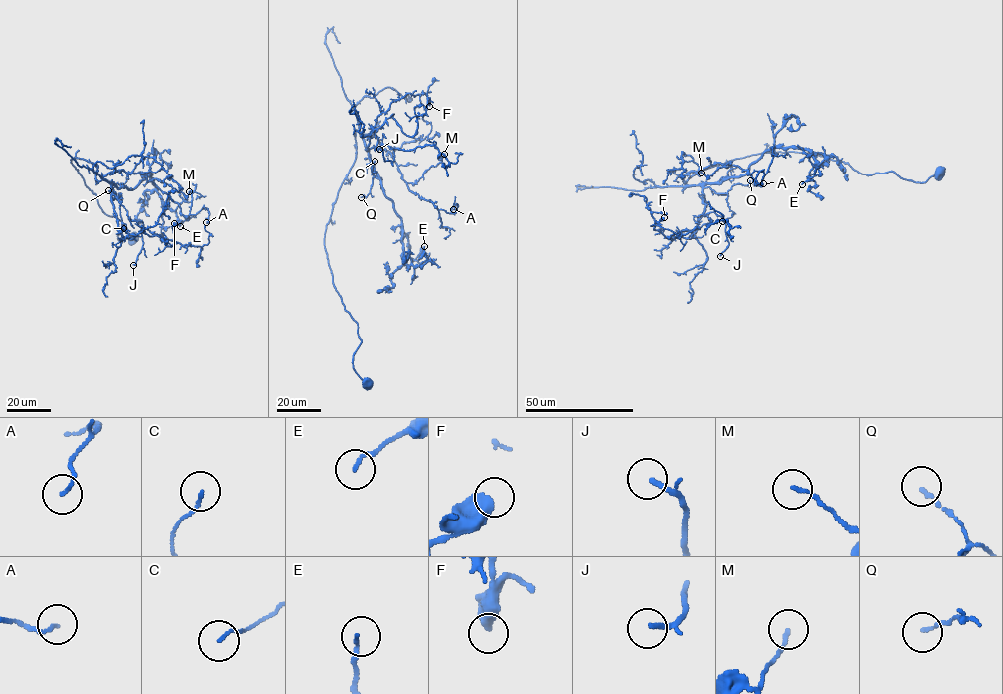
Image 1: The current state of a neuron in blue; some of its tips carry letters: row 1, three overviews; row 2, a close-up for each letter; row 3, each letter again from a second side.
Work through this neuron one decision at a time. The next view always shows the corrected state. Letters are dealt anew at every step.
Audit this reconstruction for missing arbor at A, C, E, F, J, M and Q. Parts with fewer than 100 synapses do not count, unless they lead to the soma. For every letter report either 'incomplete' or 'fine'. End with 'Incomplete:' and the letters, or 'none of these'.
A: fine
C: fine
E: fine
F: fine
J: fine
M: fine
Q: fine
Incomplete: none of these

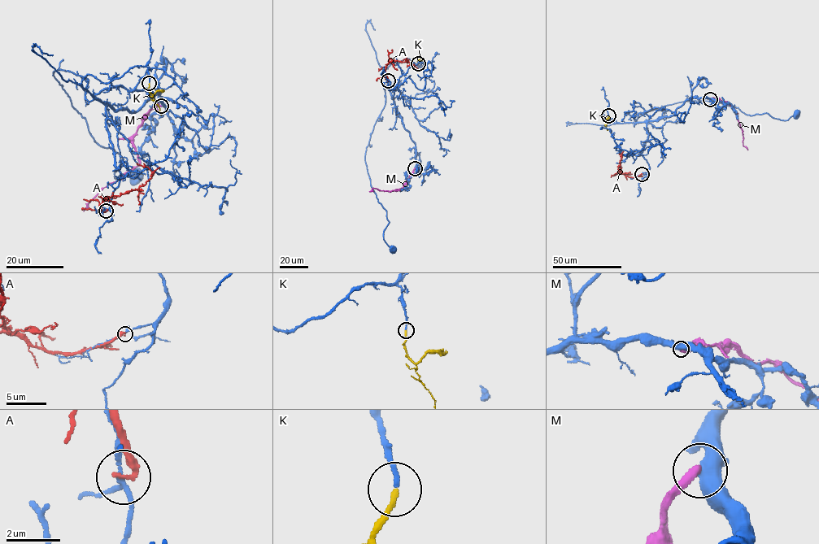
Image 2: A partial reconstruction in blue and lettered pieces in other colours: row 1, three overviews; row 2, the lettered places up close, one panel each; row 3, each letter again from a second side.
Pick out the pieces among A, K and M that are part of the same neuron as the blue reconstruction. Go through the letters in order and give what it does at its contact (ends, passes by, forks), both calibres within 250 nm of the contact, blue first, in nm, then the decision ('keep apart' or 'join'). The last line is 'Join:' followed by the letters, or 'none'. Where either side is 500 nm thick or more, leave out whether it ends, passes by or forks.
A: it ends there; 140 nm thick on the blue side, 300 nm on the other; keep apart
K: it ends there; 160 nm thick on the blue side, 180 nm on the other; join
M: it ends there; 440 nm thick on the blue side, 360 nm on the other; keep apart
Join: K

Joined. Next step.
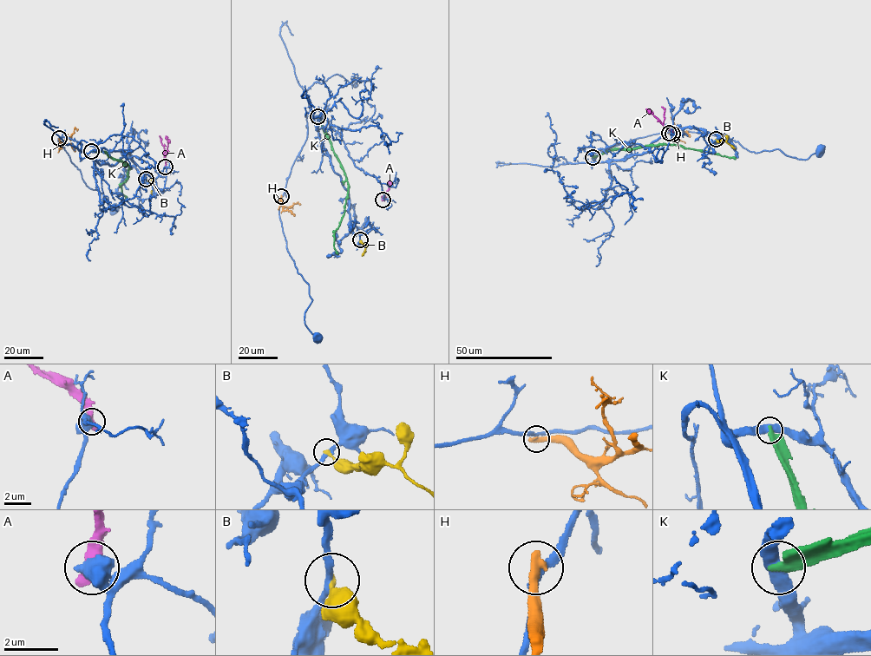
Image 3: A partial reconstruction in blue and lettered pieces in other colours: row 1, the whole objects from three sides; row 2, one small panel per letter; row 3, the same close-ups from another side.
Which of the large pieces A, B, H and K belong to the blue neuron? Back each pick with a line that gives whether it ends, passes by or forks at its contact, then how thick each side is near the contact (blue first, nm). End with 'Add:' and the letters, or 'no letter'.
Add: no letter

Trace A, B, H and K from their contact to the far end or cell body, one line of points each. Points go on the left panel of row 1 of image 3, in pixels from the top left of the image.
A: (165, 167), (167, 143), (166, 136)
B: (147, 179), (153, 185), (151, 194)
H: (59, 138), (62, 144), (75, 129), (77, 131)
K: (92, 151), (103, 153), (128, 166), (129, 176), (121, 186), (121, 193), (127, 198)

